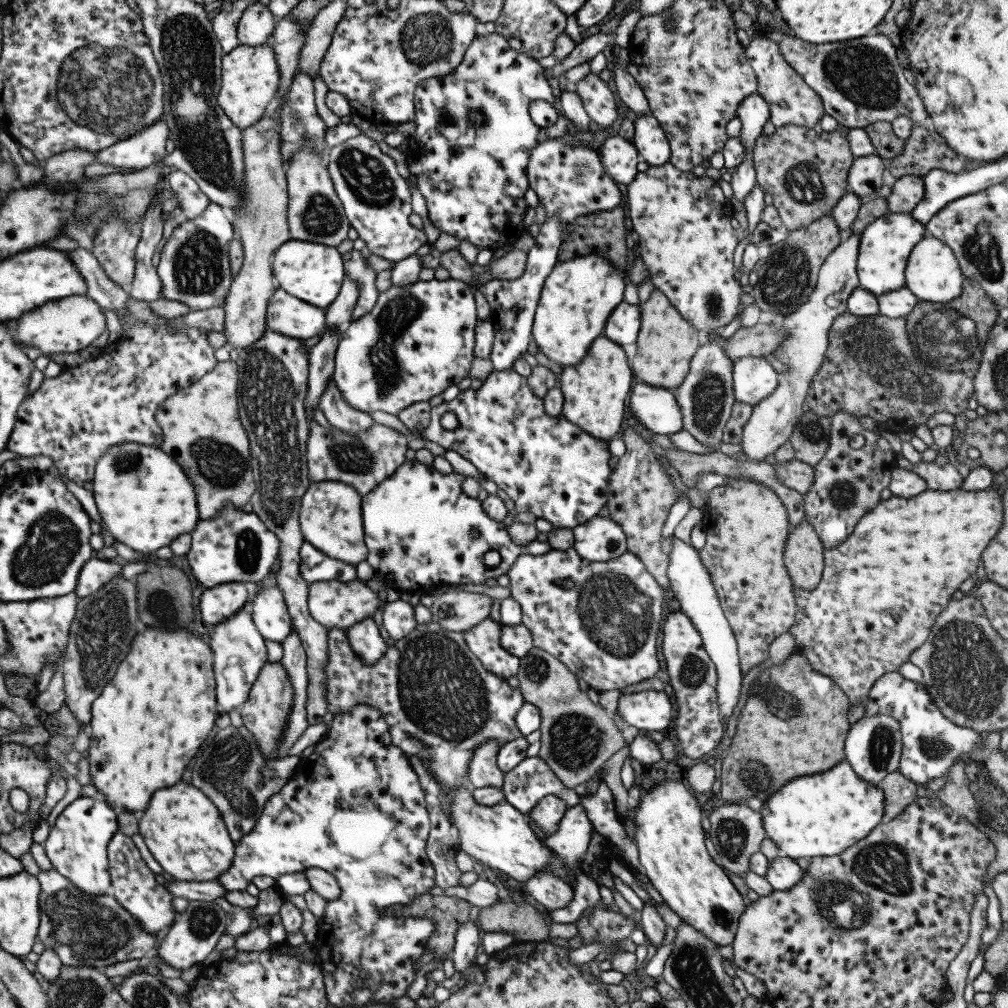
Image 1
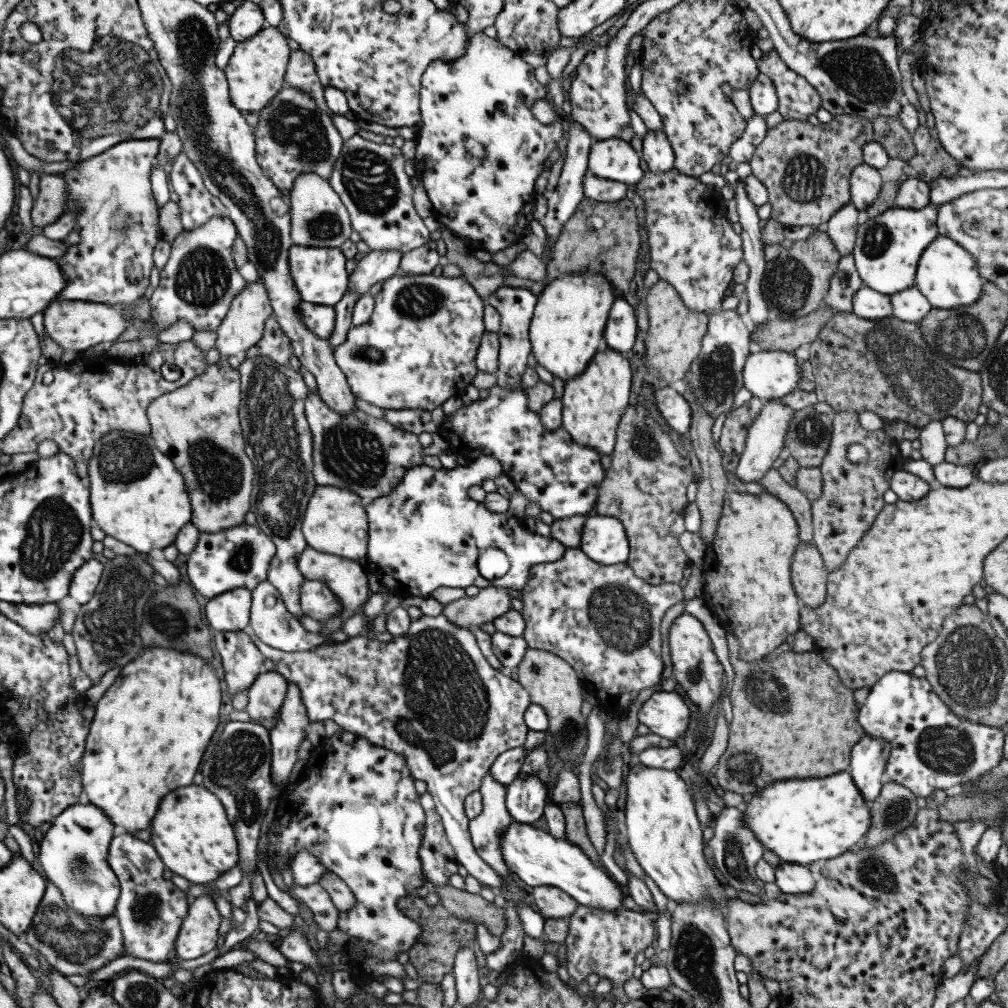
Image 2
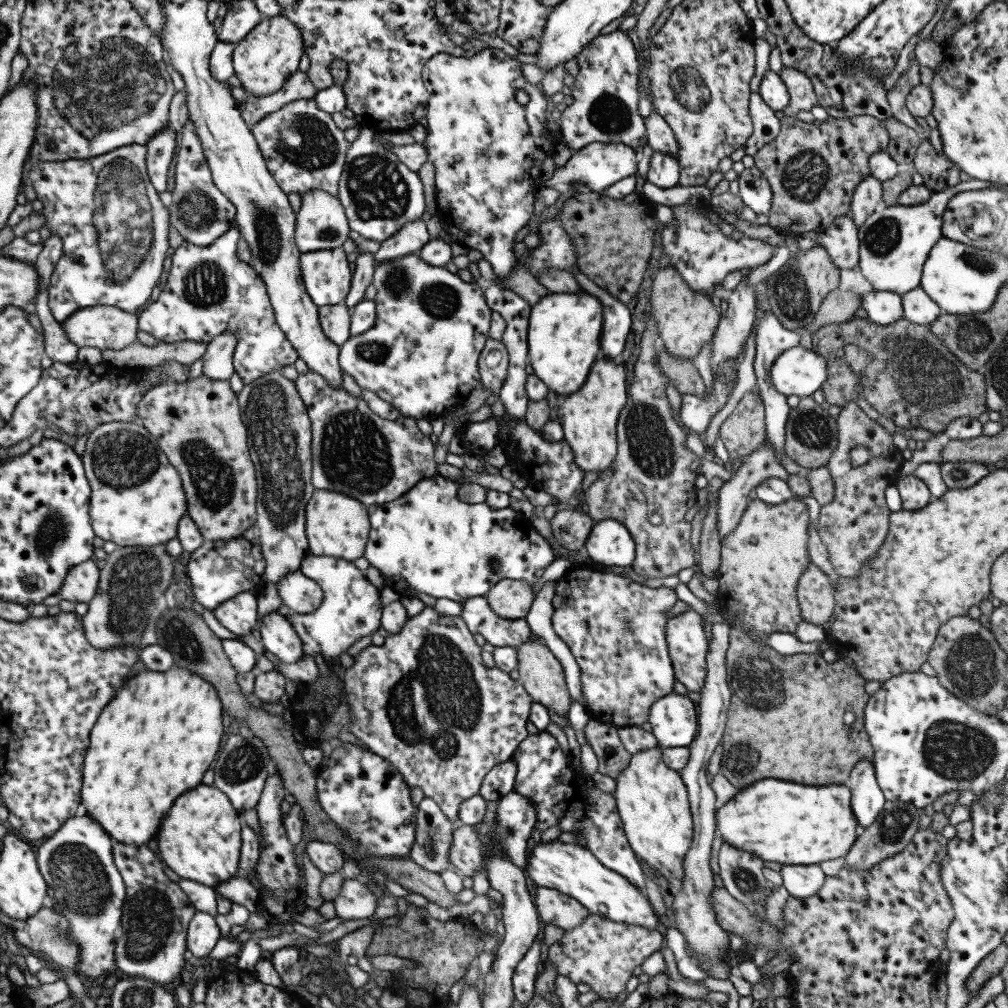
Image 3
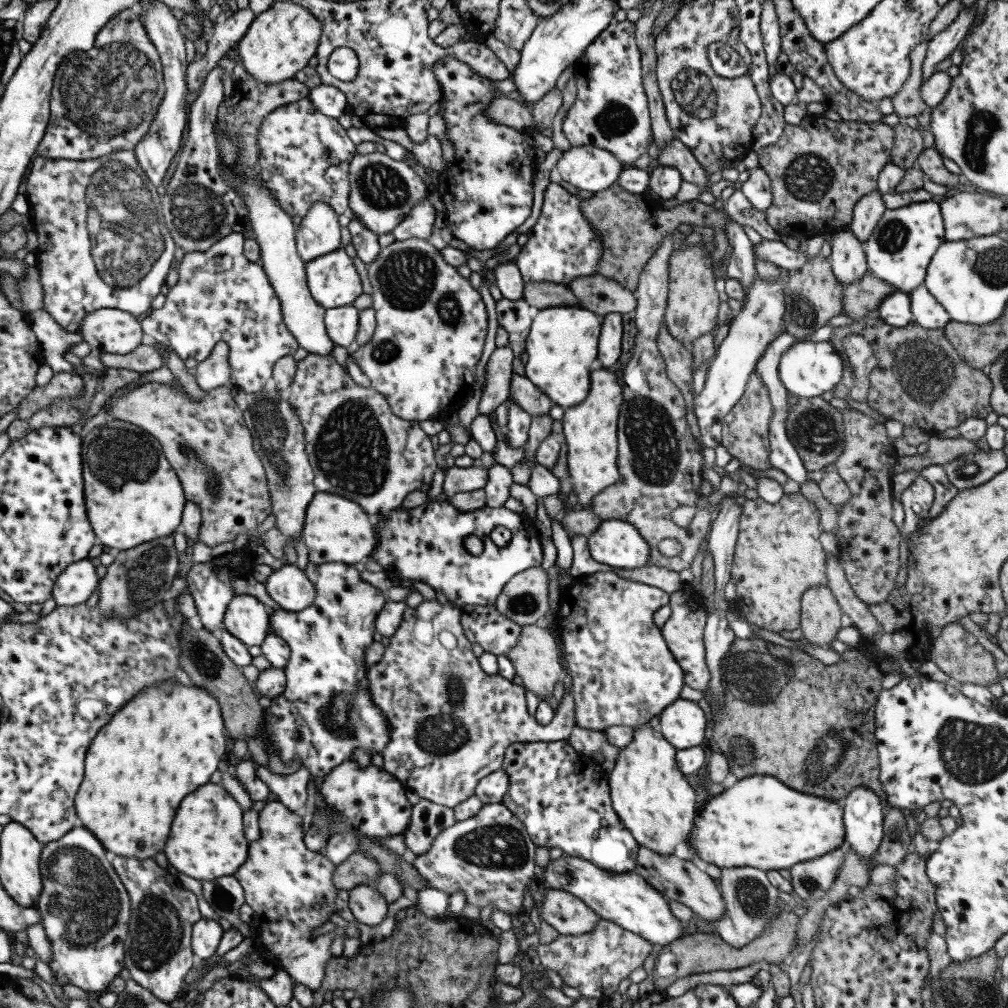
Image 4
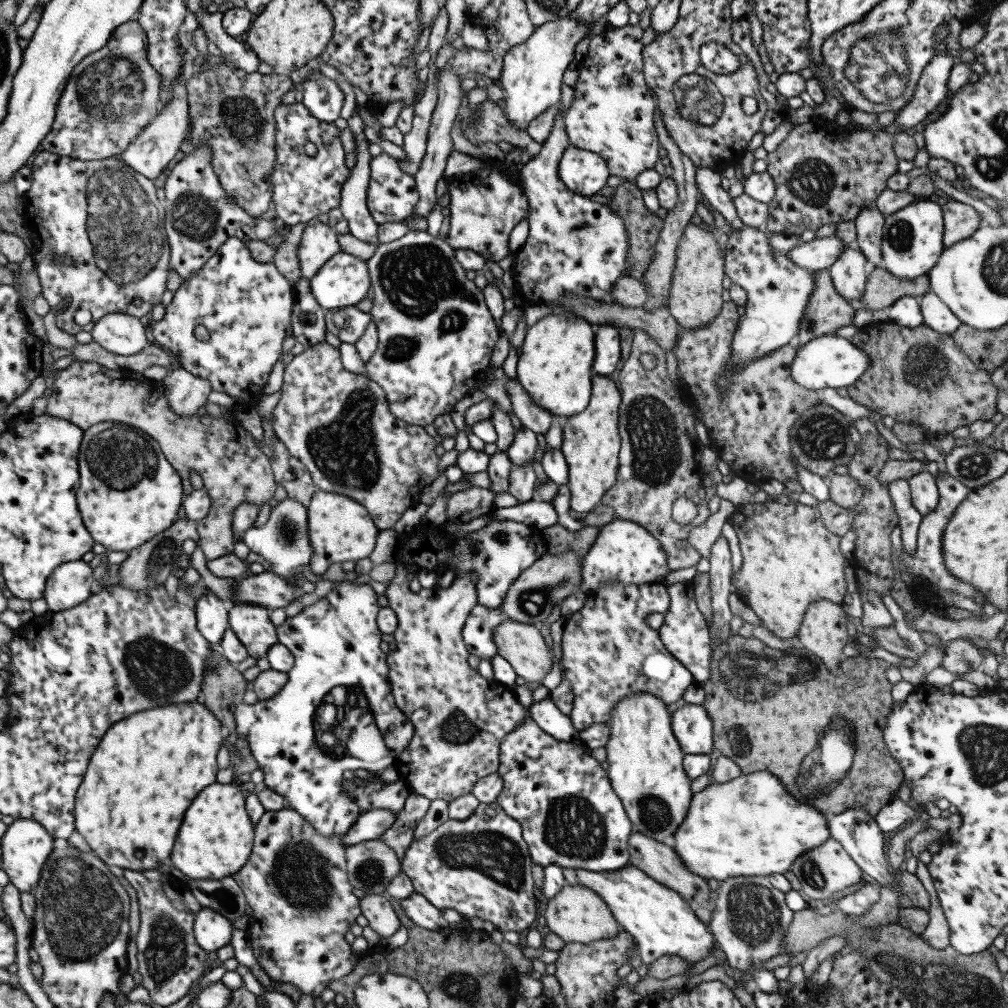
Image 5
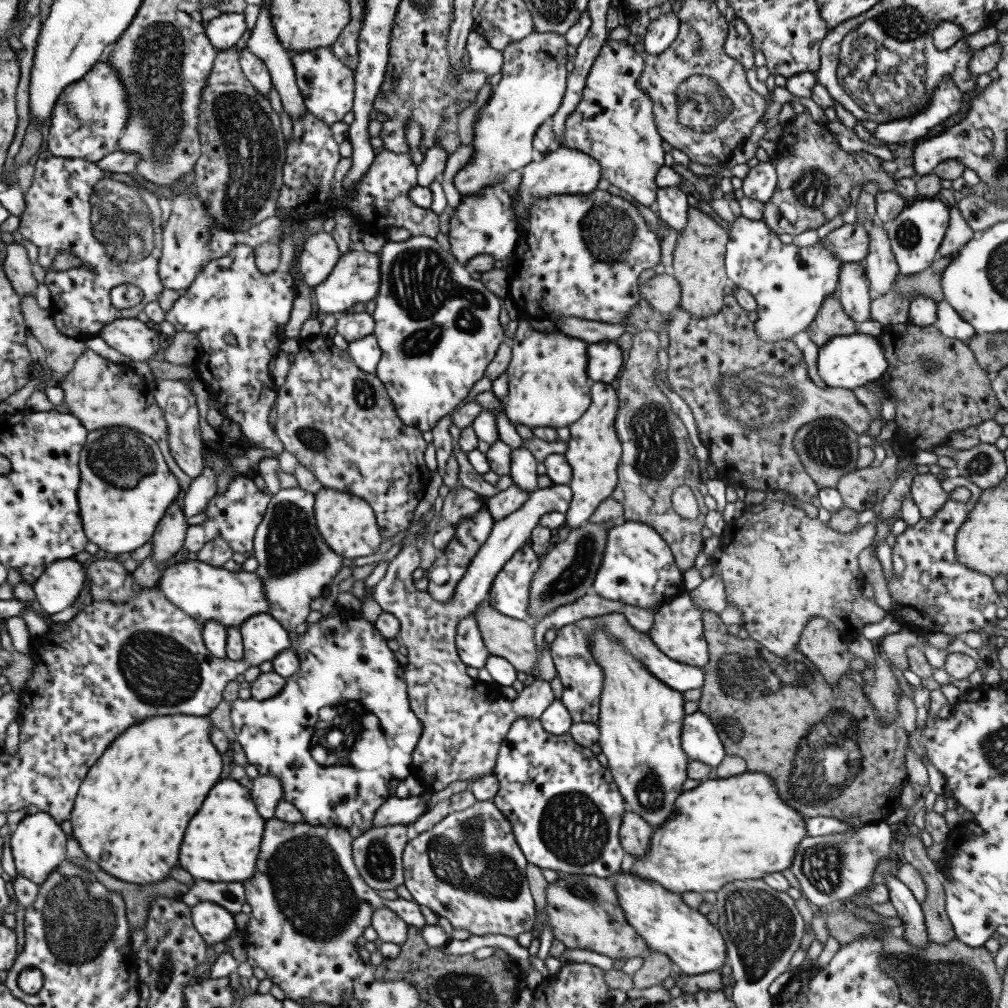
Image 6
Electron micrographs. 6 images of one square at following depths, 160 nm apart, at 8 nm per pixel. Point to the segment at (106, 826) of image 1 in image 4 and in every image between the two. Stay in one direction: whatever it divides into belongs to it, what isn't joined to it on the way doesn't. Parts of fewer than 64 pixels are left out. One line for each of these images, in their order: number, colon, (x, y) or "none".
2: (72, 853)
3: (82, 883)
4: (84, 909)

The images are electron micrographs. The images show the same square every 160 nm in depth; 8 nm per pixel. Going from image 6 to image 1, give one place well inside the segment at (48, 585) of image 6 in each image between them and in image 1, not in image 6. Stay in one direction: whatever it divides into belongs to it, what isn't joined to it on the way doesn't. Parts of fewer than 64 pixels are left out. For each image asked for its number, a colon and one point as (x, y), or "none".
1: (96, 571)
2: (84, 580)
3: (80, 583)
4: (75, 583)
5: (70, 583)

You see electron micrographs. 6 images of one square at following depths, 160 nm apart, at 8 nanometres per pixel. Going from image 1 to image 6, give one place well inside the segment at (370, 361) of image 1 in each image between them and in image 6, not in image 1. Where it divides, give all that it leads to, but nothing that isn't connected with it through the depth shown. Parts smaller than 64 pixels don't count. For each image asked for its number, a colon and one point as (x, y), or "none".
2: (417, 348)
3: (420, 356)
4: (430, 323)
5: (435, 336)
6: (437, 329)

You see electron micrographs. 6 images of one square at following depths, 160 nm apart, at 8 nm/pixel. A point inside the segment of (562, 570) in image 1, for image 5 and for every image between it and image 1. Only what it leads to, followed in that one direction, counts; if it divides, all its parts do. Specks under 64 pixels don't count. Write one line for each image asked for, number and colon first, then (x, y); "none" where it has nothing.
2: (603, 621)
3: (613, 627)
4: (622, 673)
5: (607, 651)

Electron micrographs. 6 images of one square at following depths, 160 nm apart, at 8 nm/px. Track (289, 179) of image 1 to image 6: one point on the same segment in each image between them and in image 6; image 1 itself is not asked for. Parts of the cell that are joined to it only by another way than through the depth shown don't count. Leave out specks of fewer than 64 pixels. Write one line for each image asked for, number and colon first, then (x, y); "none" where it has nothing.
2: (317, 217)
3: (320, 224)
4: (318, 233)
5: (318, 242)
6: (319, 253)

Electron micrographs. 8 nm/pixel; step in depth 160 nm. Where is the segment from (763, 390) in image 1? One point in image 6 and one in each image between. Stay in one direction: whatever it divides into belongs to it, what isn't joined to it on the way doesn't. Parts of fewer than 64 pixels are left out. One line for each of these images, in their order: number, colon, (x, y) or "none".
2: (771, 374)
3: (798, 371)
4: (807, 369)
5: (828, 361)
6: (845, 361)

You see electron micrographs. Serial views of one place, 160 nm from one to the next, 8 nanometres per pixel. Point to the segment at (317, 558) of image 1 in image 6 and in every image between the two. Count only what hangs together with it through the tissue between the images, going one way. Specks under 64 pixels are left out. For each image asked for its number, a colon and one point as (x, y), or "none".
2: (346, 579)
3: (350, 608)
4: (327, 641)
5: (335, 642)
6: (342, 659)

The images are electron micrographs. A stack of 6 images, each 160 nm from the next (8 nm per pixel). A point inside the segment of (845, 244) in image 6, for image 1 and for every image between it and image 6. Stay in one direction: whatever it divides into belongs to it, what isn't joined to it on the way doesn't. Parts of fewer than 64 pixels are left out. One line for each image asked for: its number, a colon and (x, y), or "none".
1: (682, 222)
2: (691, 246)
3: (702, 255)
4: (773, 251)
5: (817, 254)

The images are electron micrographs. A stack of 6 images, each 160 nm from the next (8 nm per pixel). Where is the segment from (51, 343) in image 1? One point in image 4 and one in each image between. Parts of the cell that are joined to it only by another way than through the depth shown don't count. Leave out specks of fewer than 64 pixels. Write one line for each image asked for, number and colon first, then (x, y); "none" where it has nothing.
2: (75, 325)
3: (105, 327)
4: (106, 330)

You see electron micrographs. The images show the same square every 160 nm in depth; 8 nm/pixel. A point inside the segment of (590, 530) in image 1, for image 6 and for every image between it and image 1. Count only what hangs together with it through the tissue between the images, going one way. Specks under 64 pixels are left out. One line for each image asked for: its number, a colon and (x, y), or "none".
2: (603, 540)
3: (608, 543)
4: (615, 543)
5: (623, 551)
6: (637, 568)

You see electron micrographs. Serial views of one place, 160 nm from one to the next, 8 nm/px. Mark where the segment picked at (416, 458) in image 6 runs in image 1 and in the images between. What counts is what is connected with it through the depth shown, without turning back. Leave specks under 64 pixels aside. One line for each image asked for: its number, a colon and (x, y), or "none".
1: (331, 455)
2: (366, 455)
3: (370, 459)
4: (357, 448)
5: (337, 423)

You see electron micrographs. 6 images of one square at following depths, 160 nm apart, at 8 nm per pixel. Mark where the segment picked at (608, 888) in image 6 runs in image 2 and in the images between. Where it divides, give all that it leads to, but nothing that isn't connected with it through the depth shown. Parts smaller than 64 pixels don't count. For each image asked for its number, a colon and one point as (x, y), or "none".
2: (549, 901)
3: (552, 907)
4: (568, 915)
5: (575, 914)

